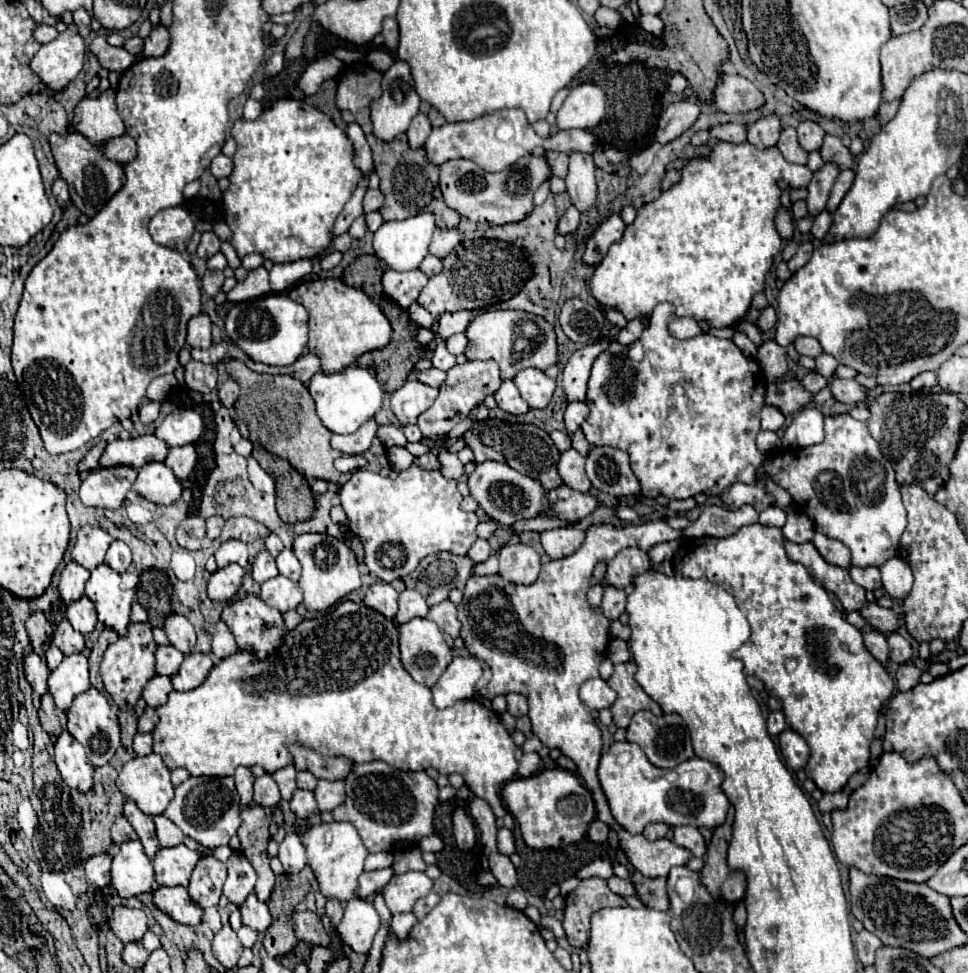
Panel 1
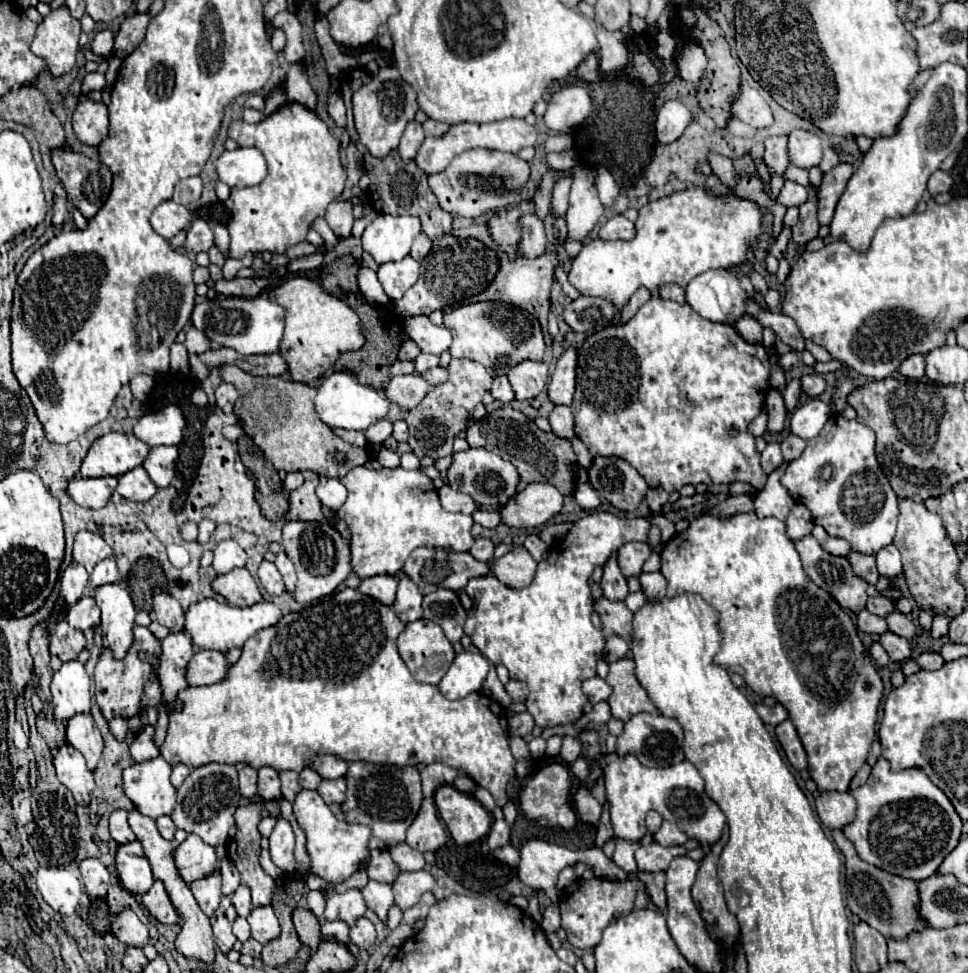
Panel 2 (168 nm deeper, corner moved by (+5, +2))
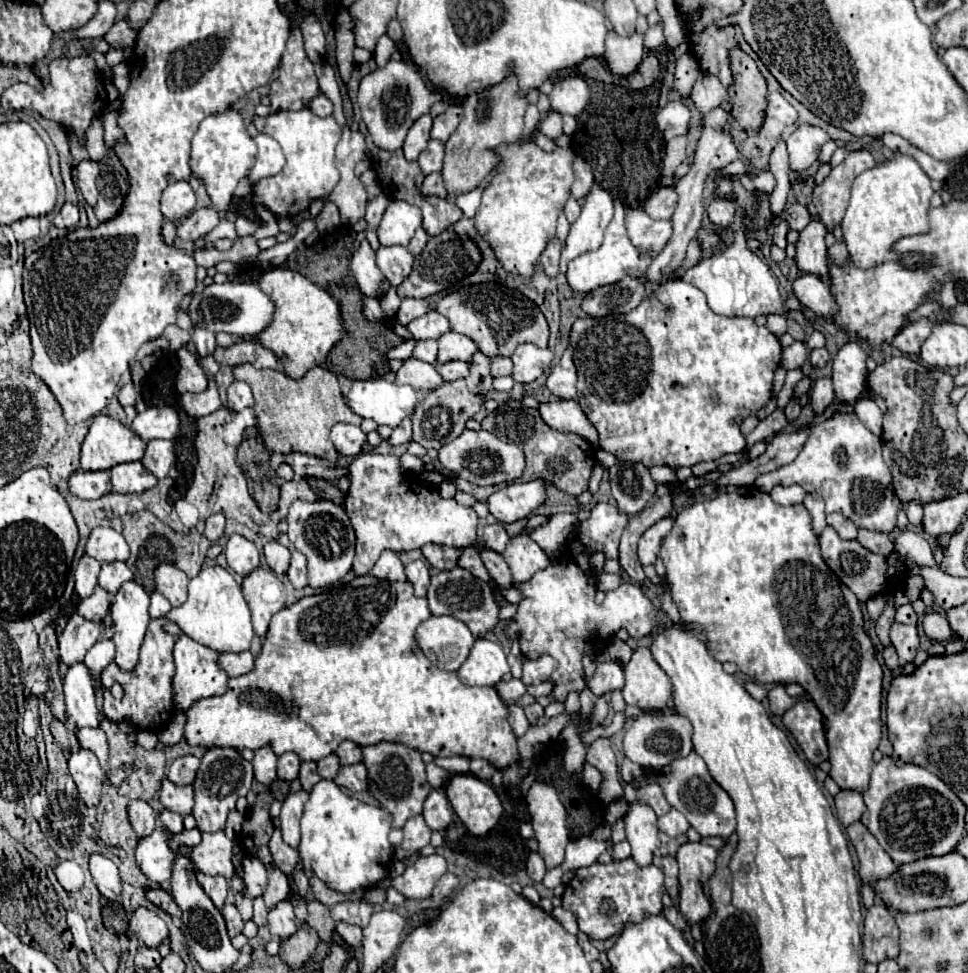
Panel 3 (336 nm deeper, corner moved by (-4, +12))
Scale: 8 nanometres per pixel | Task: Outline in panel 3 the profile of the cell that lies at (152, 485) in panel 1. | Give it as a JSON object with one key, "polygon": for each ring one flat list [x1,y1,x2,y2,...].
{"polygon":[[132,461,110,469,110,485,116,493,142,493,156,485,156,477,140,461]]}

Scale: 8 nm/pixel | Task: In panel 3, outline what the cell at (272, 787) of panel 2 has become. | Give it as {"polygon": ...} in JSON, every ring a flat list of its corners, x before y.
{"polygon":[[284,753,278,757,278,777,284,781,294,781,298,777,302,761,296,753]]}

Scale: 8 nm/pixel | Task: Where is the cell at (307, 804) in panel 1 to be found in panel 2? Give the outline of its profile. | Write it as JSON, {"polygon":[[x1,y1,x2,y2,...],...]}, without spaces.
{"polygon":[[299,791,297,799,293,801,293,815,299,823,299,827,307,833,307,851,311,857,311,867,313,873,319,875,321,879,325,879,327,883,341,883,345,879,349,879,349,875,353,871,359,869,359,865,363,863,363,859,367,857,369,849,367,849,367,841,371,835,371,829,365,825,349,825,341,819,337,819,327,803,321,799,321,795,317,791]]}

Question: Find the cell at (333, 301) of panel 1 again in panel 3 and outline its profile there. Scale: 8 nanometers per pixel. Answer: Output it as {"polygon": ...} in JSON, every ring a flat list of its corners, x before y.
{"polygon":[[276,267,262,273,258,279,258,287,274,301,274,321,254,339,260,345,266,345,266,349,270,349,278,357,282,371,288,377,300,379,312,367,322,365,332,345,342,339,344,327,338,313,338,303,328,291,320,289,304,275,286,267]]}

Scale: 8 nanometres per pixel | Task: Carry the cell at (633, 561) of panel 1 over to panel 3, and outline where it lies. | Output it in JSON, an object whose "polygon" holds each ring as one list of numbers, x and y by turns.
{"polygon":[[666,517,644,531,644,535,640,537,640,543,638,543,638,559,642,565,654,565,660,545,662,545,662,539,672,529,672,525,674,525,674,521,670,517]]}

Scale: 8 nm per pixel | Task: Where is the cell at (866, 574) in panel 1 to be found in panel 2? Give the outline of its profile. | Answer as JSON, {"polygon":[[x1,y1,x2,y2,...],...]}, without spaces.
{"polygon":[[851,551,847,559,849,559,851,567,853,567,853,573,859,579,865,579,869,585,877,585,879,573,877,573,877,567,875,567,875,557,869,557,869,555,861,555,861,553]]}

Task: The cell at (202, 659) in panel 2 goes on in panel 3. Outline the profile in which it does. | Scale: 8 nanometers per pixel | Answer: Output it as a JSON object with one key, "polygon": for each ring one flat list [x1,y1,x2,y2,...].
{"polygon":[[250,651,242,653,222,653,220,665,228,673,228,677,238,677,244,673,250,673,254,669,254,655]]}

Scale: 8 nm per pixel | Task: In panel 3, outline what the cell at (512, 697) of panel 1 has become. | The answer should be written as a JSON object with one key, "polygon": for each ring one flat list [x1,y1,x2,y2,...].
{"polygon":[[542,655,538,659,526,659,522,663,522,669,524,669,522,681,526,685,540,685,542,681,546,681,554,673,556,665,558,663,550,655]]}

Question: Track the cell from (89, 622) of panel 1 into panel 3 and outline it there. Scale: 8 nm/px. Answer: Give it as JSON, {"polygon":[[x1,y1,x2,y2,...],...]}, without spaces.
{"polygon":[[98,587,90,597,86,597,80,605,78,605,78,613,94,623,102,623,102,619,106,617,110,609,110,595,108,591,104,591,102,587]]}

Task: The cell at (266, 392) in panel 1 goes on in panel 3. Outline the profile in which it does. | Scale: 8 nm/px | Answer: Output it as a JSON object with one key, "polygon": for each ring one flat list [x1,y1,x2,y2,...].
{"polygon":[[244,363,234,367,234,377,252,387,254,401,256,401,254,411,258,417,258,429,268,451,276,451,282,455,290,451,300,451,300,453,308,453,308,455,334,463,338,459,338,453,328,437,332,425,336,421,356,423,356,425,362,423,362,417,358,417,346,405,338,377,326,367,314,367,302,379,296,381,286,377,282,371,254,369,250,363]]}

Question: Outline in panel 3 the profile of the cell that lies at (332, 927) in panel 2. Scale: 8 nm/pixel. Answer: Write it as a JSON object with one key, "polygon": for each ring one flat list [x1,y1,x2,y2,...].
{"polygon":[[338,923,336,931,340,933,340,937,344,939,346,945,350,945,350,947,360,947,362,945,362,929,360,927]]}

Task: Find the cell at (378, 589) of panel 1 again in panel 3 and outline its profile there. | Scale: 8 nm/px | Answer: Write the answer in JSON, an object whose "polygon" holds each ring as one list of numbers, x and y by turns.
{"polygon":[[386,549,380,559,376,561,376,565,370,571,374,577,378,579,386,579,386,581,406,581,406,573,404,573,404,565,398,557,398,553]]}

